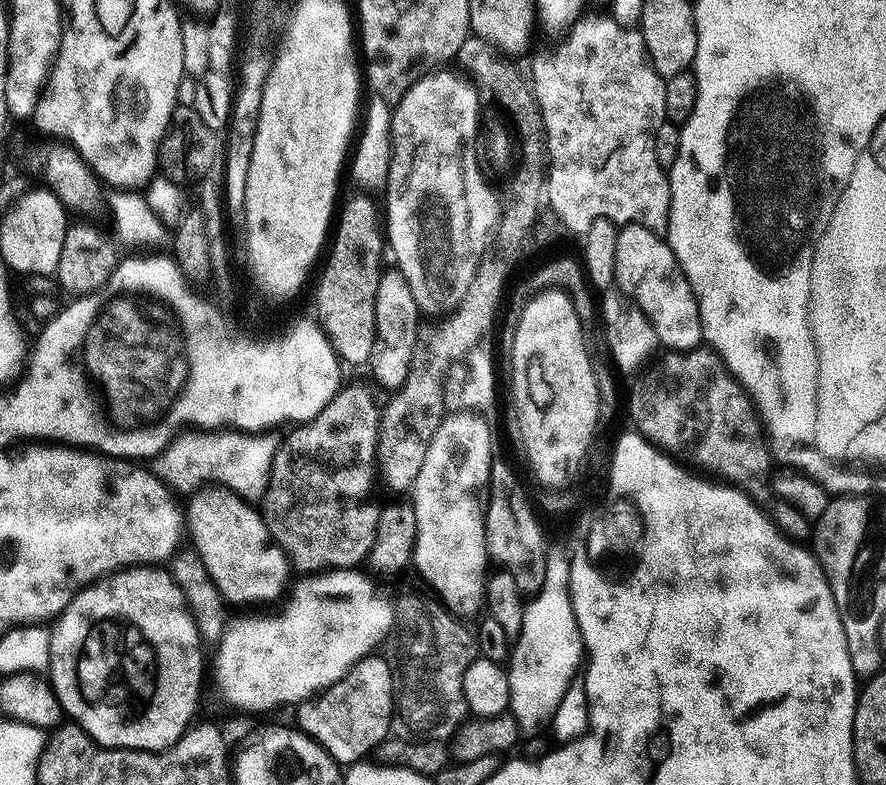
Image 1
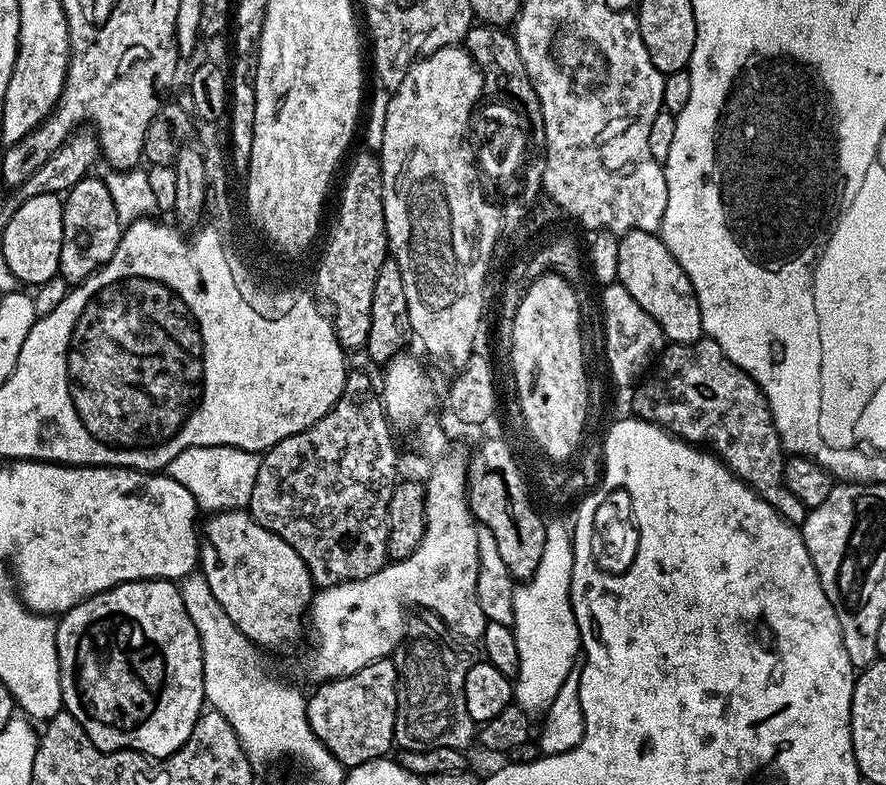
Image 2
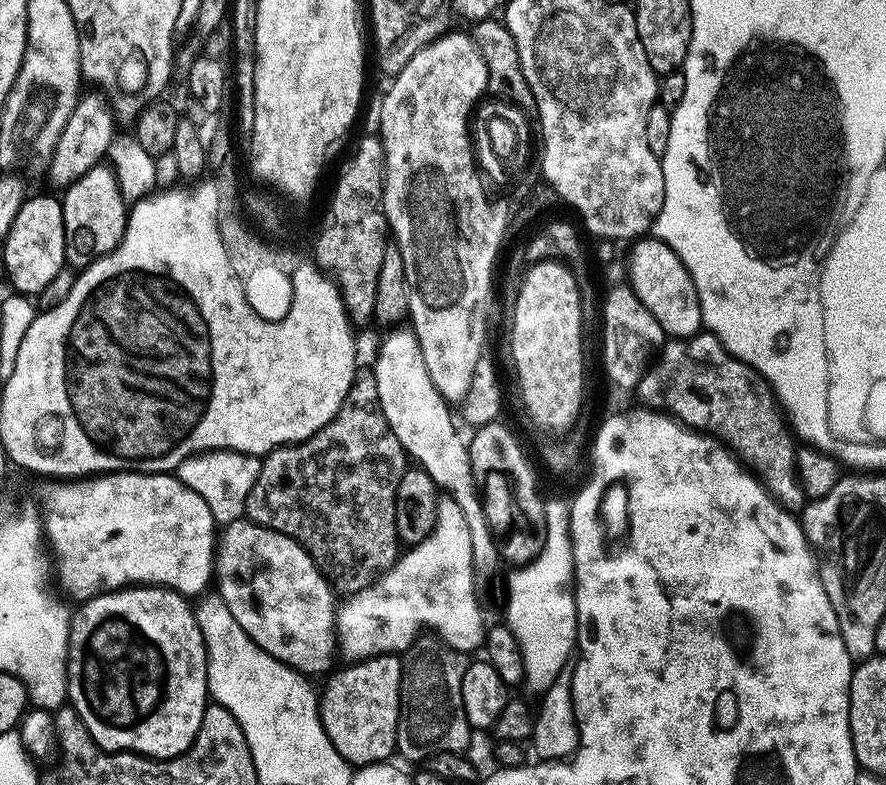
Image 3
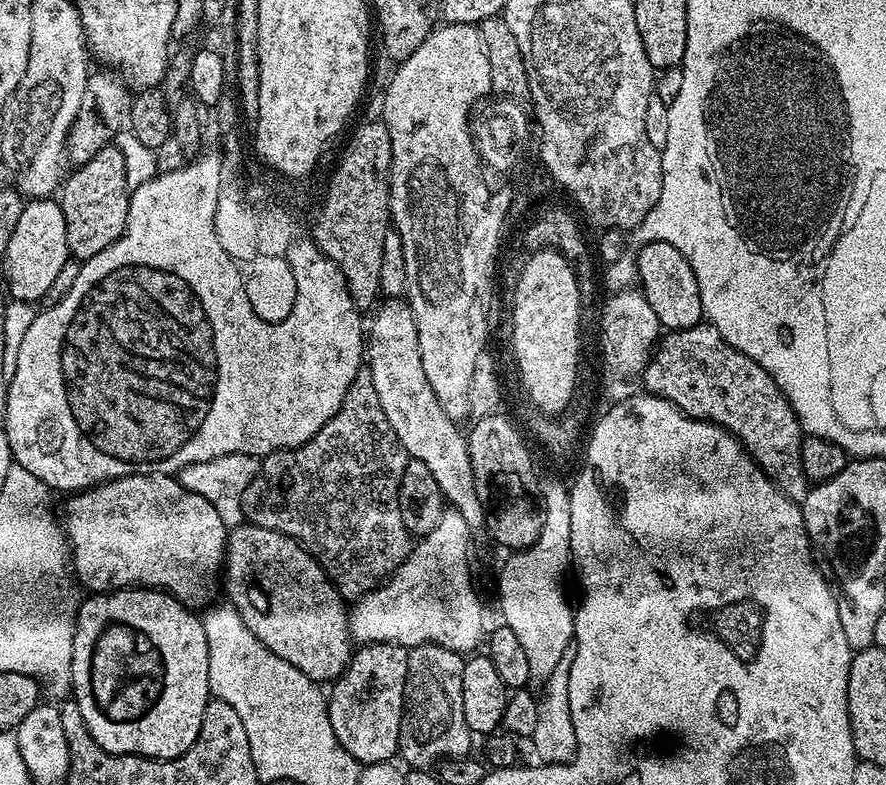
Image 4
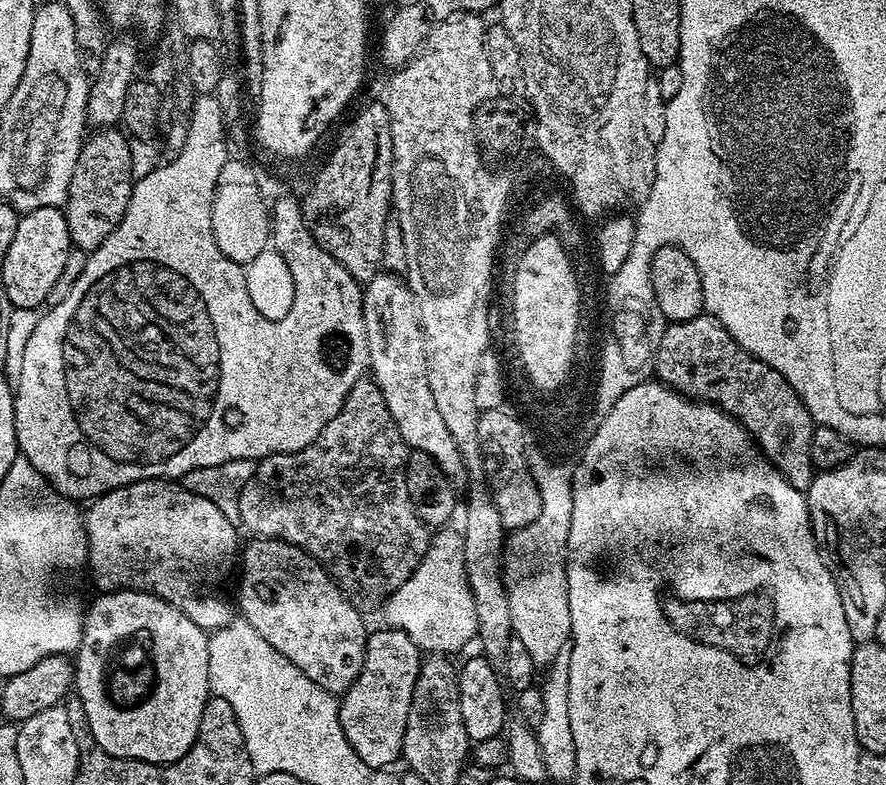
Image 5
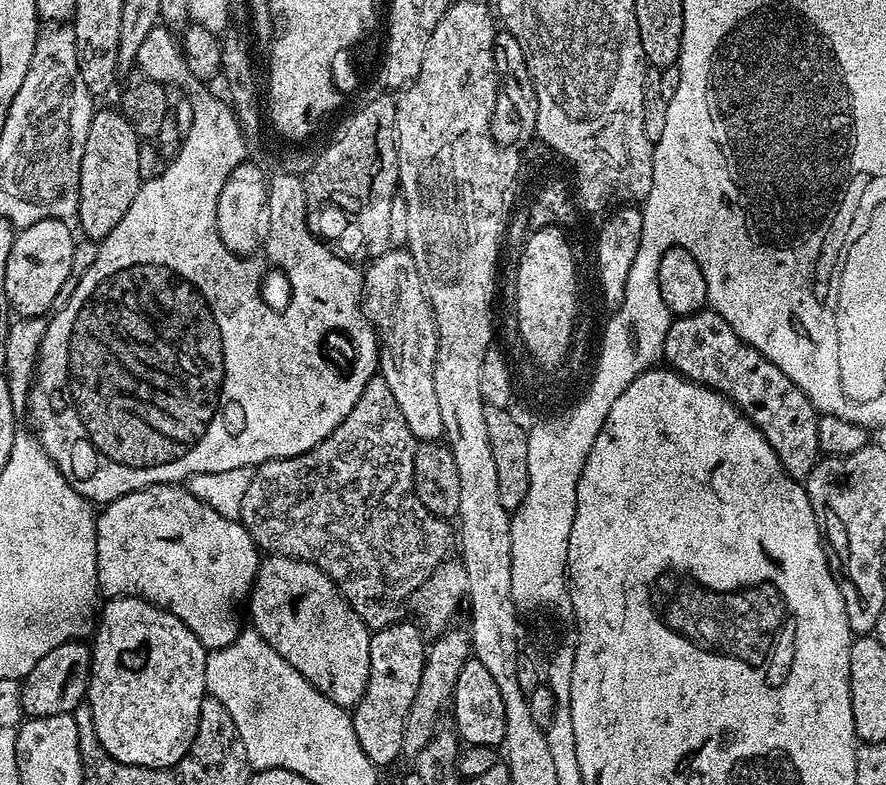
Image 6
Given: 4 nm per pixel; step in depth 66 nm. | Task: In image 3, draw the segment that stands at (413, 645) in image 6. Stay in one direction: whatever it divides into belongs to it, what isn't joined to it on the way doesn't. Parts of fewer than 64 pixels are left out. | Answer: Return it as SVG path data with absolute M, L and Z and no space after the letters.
M396 654L369 656L367 660L357 660L344 667L348 668L342 669L341 672L333 671L327 677L329 680L324 684L324 692L322 688L319 693L322 726L330 742L334 742L334 750L338 750L338 754L342 754L342 758L346 758L348 764L361 766L391 761L396 752L396 727L400 713L400 679L404 673L401 657Z

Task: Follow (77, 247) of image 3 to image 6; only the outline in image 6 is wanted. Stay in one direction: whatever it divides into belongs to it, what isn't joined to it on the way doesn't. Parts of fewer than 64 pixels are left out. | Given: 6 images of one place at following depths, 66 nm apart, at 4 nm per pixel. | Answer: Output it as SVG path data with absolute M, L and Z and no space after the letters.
M118 110L93 111L90 134L86 134L86 150L82 150L82 170L78 174L78 210L74 217L83 235L97 242L105 240L122 222L130 202L138 194L142 179L138 168L138 152L142 141L130 130L130 122Z

